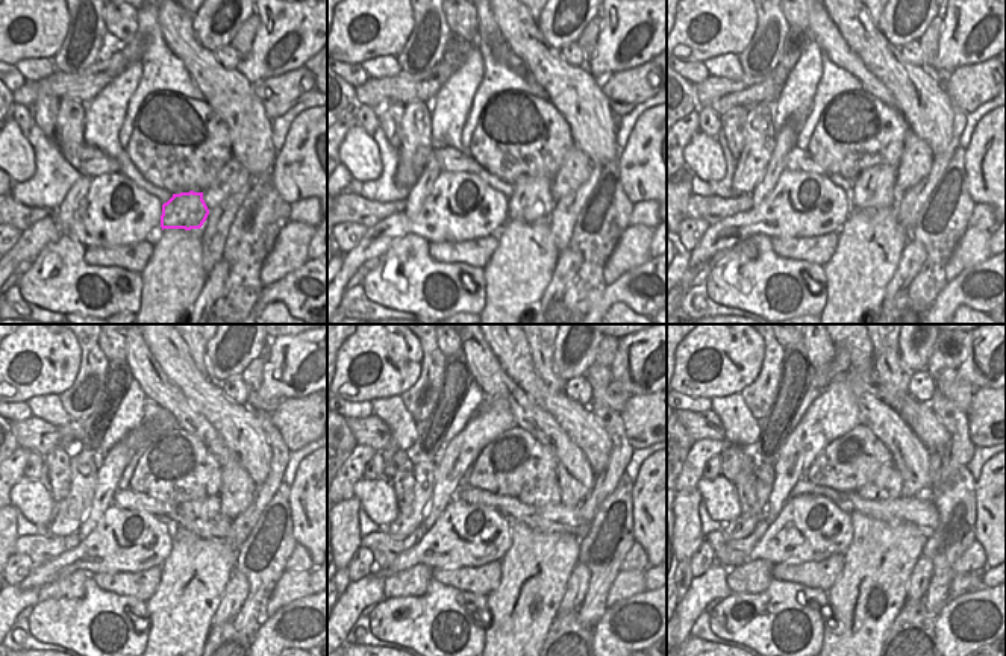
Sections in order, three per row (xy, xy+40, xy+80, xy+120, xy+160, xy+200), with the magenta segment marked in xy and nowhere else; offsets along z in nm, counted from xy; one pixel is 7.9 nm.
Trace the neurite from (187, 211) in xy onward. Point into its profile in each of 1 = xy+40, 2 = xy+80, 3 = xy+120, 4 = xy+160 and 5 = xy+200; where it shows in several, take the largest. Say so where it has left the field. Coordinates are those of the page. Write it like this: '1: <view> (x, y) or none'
1: xy+40 (527, 205)
2: xy+80 (882, 194)
3: xy+120 (203, 509)
4: xy+160 (547, 494)
5: xy+200 (887, 487)

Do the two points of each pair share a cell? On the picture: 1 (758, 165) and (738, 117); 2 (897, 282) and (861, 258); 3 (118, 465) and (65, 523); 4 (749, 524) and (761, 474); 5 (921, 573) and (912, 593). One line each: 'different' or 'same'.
1: different
2: different
3: different
4: same
5: same

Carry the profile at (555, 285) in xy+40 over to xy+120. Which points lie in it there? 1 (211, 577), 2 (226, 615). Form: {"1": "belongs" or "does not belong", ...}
{"1": "does not belong", "2": "belongs"}

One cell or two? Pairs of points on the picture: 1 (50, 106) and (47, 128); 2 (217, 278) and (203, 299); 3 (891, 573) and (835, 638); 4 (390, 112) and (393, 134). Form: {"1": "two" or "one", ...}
{"1": "one", "2": "one", "3": "one", "4": "one"}

